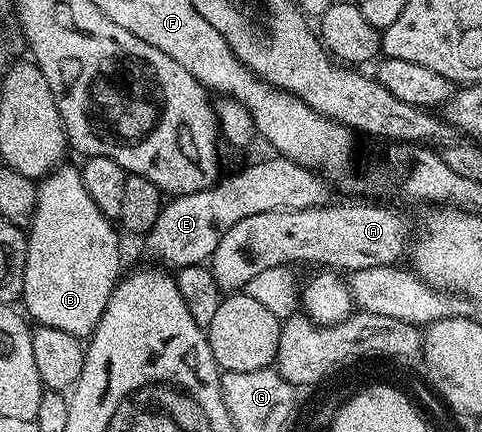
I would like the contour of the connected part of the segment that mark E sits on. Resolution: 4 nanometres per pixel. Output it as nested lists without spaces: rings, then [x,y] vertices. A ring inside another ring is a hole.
[[[272,157],[265,158],[230,178],[222,177],[211,190],[170,197],[161,207],[159,220],[155,220],[155,224],[143,238],[150,256],[157,261],[154,263],[174,271],[208,263],[215,248],[219,248],[219,240],[223,240],[223,232],[239,224],[239,220],[256,216],[259,212],[311,208],[326,205],[330,201],[329,186],[320,173],[301,166],[290,158]]]

